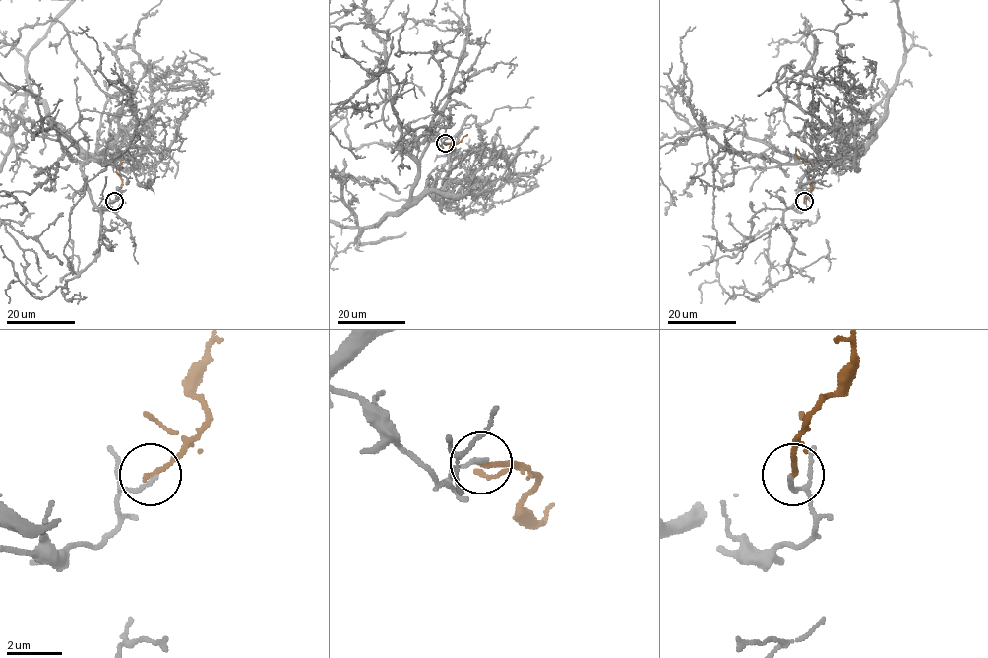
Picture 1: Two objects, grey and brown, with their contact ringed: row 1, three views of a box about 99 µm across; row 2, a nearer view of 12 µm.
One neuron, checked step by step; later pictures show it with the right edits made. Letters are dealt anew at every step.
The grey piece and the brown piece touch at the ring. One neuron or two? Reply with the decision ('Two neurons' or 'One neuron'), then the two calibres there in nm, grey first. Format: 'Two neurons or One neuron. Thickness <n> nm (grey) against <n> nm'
Two neurons. Thickness 140 nm (grey) against 170 nm

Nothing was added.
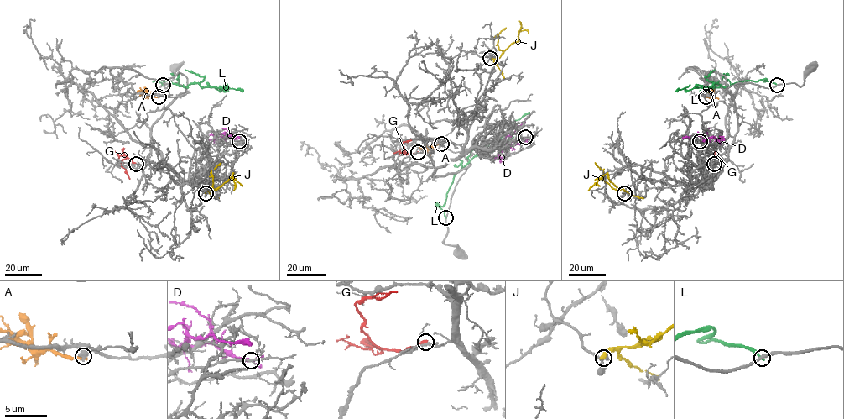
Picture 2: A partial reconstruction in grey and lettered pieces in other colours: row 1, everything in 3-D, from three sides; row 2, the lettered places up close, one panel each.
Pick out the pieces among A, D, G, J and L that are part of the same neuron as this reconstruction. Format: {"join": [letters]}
{"join": []}

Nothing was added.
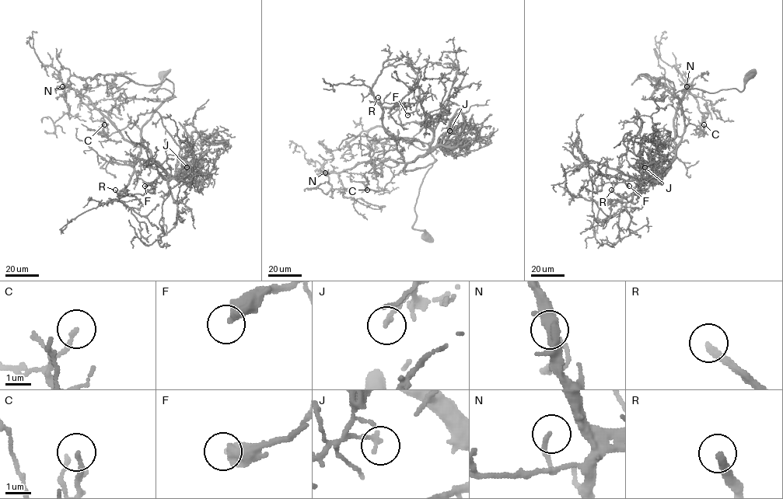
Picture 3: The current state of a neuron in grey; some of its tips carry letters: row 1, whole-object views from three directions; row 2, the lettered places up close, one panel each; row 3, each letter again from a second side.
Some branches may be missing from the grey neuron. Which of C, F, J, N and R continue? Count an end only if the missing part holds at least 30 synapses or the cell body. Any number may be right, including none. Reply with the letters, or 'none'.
C, R

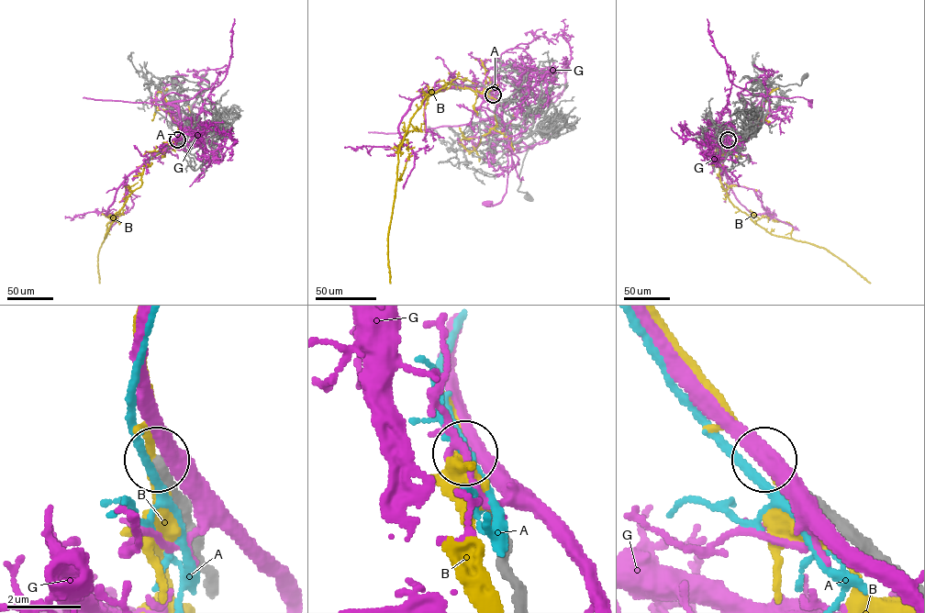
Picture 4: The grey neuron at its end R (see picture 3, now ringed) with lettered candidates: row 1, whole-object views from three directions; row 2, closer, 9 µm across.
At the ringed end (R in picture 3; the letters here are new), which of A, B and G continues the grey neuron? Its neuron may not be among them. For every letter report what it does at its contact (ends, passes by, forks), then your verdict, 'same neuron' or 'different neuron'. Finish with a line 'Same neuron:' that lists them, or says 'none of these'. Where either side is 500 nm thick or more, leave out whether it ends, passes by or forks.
A: it forks | different neuron
B: it passes by | different neuron
G: it passes by | different neuron
Same neuron: none of these

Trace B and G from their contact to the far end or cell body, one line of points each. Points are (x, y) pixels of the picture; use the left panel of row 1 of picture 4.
B: (177, 140), (175, 145), (147, 161), (141, 184), (116, 214), (98, 254), (99, 283)
G: (177, 140), (184, 143), (185, 127), (179, 111), (166, 104), (162, 97), (171, 93), (188, 96), (172, 102)

